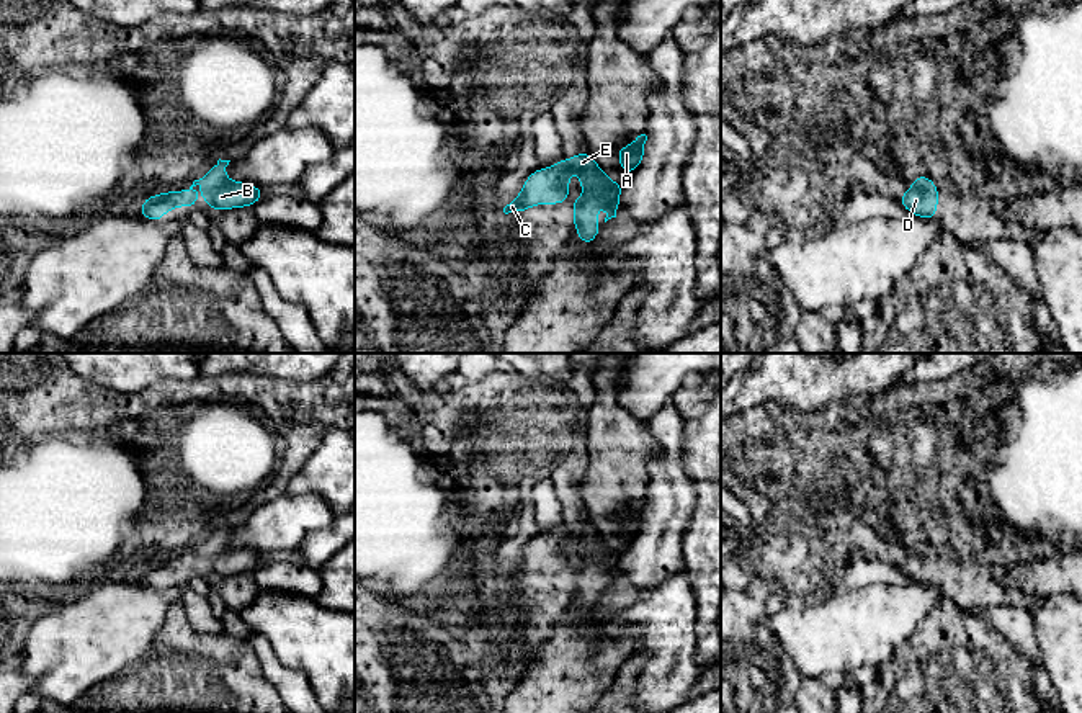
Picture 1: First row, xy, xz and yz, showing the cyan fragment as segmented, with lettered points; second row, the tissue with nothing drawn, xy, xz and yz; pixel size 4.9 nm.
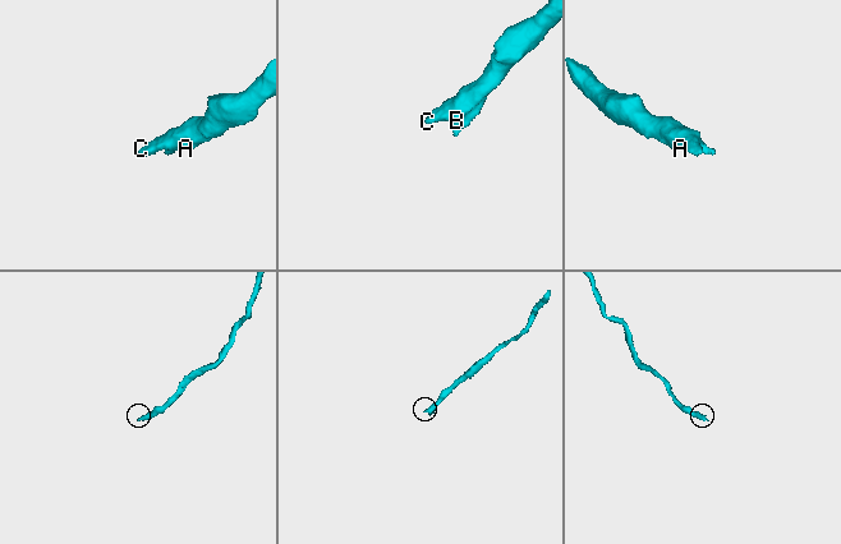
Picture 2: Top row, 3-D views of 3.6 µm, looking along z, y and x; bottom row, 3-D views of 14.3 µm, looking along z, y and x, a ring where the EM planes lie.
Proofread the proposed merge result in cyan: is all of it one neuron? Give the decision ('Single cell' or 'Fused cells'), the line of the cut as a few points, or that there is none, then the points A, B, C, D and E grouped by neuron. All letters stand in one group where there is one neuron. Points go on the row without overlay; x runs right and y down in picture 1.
Single cell. No split. Groups: A B C D E

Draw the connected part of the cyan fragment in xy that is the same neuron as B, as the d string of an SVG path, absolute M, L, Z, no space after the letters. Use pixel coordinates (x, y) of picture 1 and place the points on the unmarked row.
M217 527L217 530L199 546L183 558L165 558L144 564L141 582L160 589L162 582L185 571L188 576L194 574L199 564L193 554L203 551L203 563L208 569L208 576L232 576L253 572L260 564L263 564L263 554L250 553L245 548L232 548L226 543L226 533L230 527Z

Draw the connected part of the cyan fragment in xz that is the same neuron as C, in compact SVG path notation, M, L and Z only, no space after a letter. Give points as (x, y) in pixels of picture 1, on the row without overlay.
M590 518L575 520L572 525L562 525L552 533L534 536L525 546L521 559L503 574L503 579L521 579L538 571L564 569L569 564L569 545L574 535L583 561L574 566L572 585L580 607L585 612L592 610L601 595L597 585L597 574L606 574L605 589L616 584L624 551L611 548Z

